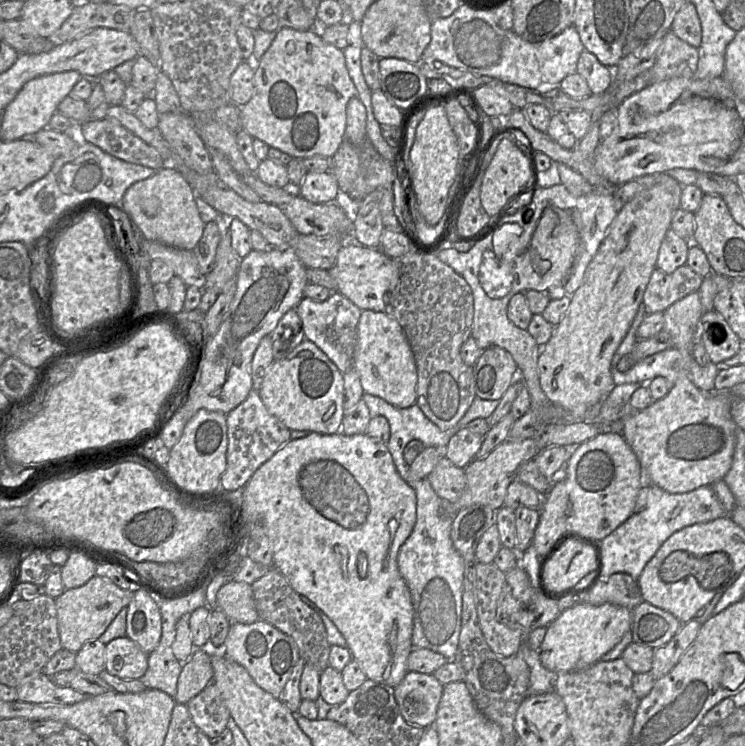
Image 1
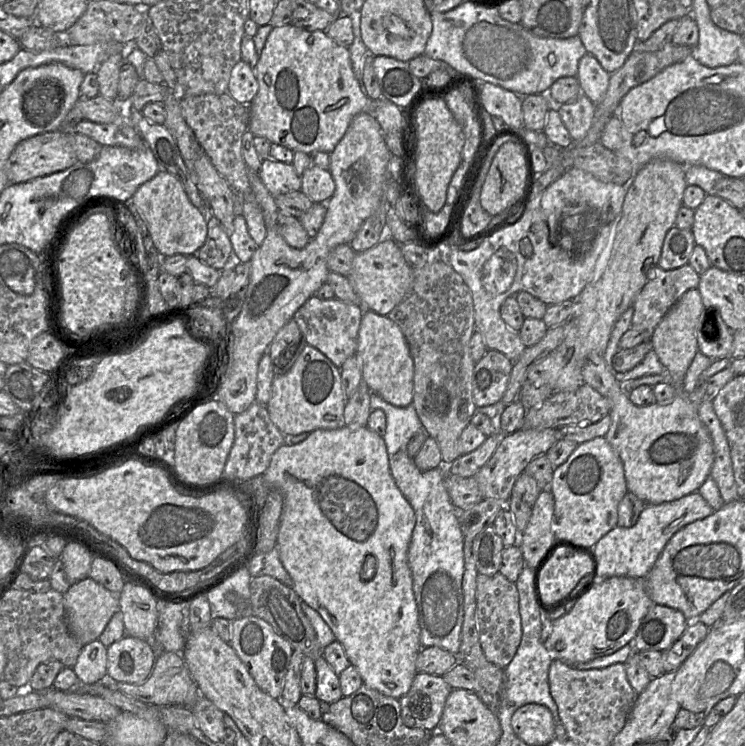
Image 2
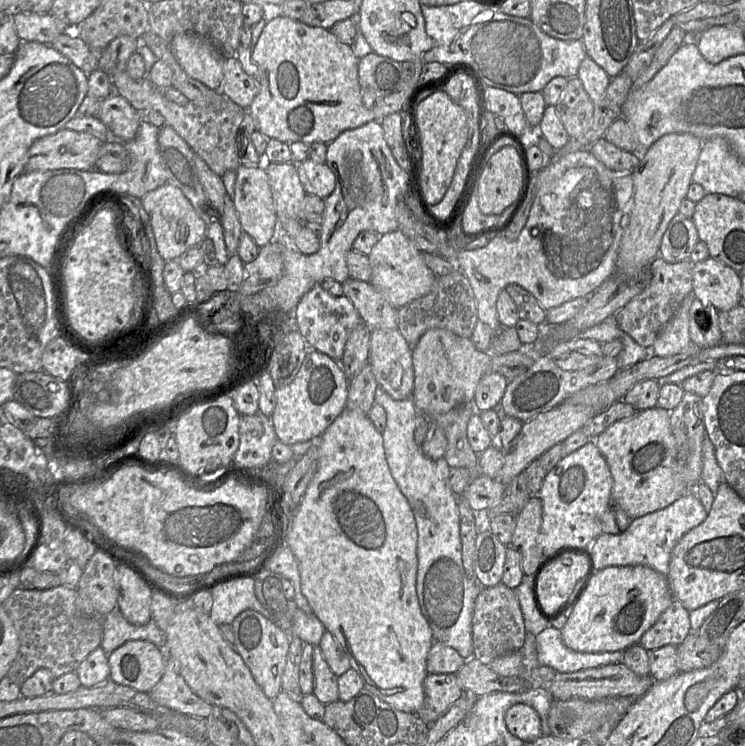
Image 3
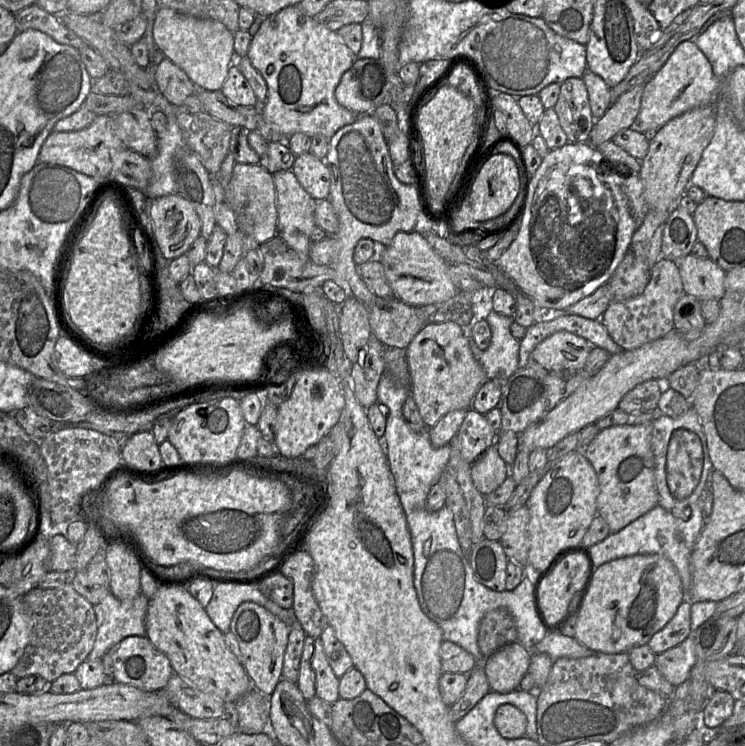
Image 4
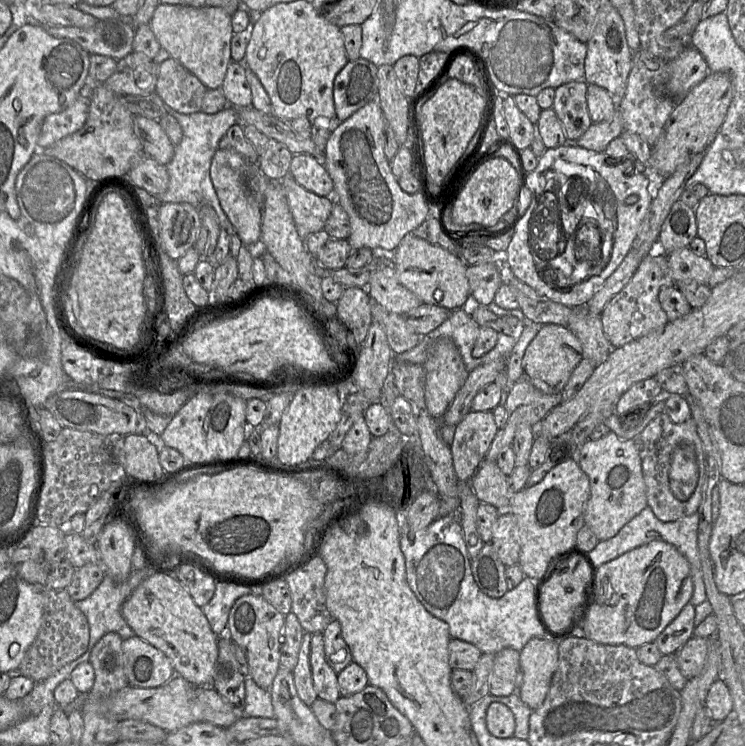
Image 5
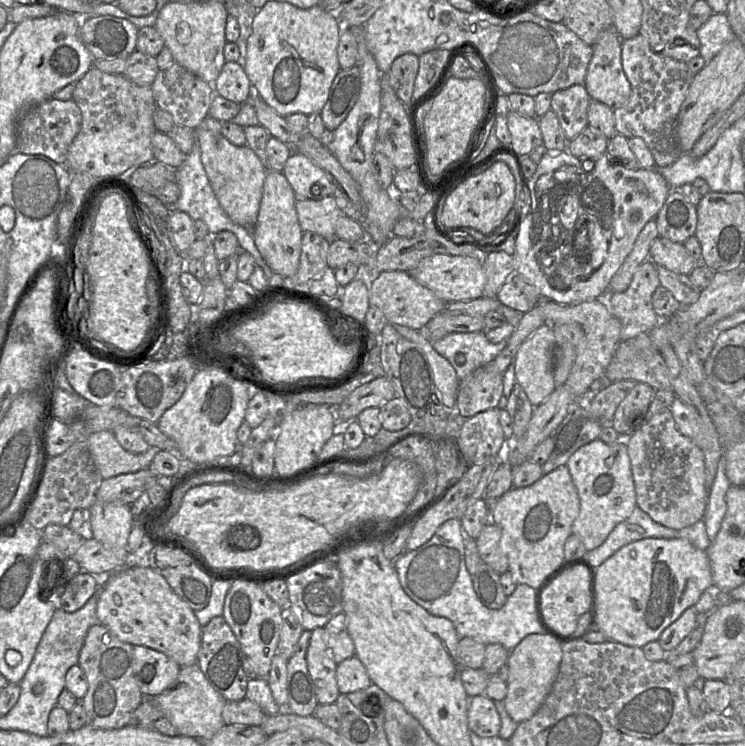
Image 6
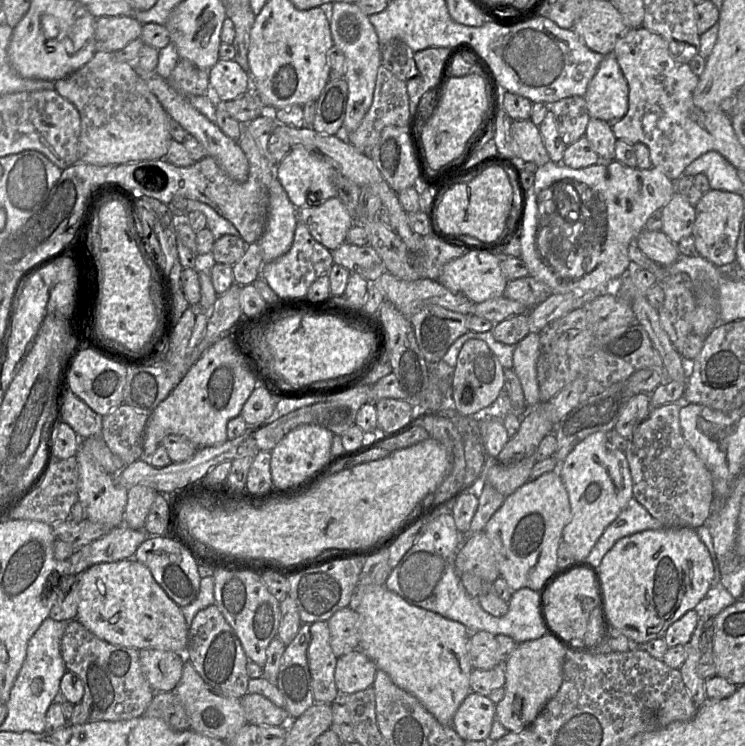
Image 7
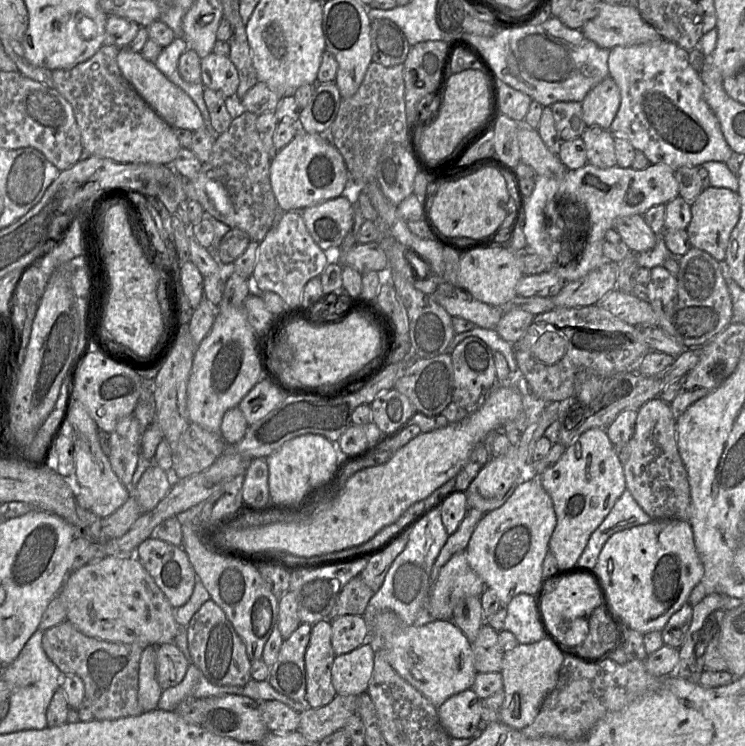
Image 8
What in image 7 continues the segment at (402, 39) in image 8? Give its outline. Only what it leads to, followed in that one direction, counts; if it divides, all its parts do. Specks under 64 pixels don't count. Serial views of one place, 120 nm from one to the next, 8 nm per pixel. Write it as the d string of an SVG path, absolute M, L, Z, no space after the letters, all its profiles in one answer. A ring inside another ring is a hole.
M400 39L381 44L381 65L405 82L417 74L413 56L414 51Z

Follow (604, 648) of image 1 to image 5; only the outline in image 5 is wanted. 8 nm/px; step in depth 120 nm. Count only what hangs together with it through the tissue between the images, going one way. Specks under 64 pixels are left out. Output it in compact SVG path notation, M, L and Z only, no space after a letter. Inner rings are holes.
M656 540L598 567L596 587L582 625L586 638L630 648L651 643L690 602L693 582L689 562L675 546Z

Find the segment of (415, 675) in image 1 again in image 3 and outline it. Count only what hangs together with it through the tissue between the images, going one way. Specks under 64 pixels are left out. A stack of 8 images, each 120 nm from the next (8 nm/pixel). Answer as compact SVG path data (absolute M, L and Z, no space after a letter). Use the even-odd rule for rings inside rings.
M456 673L428 674L424 680L424 703L417 717L431 725L464 693Z

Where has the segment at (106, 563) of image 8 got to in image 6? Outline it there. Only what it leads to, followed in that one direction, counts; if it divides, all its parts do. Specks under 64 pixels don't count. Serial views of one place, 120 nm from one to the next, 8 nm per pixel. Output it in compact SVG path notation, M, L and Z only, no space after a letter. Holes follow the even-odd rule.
M133 567L112 572L105 584L99 587L96 614L100 624L109 628L122 642L162 652L177 662L180 667L197 663L202 626L195 611L175 594L162 575L150 567Z

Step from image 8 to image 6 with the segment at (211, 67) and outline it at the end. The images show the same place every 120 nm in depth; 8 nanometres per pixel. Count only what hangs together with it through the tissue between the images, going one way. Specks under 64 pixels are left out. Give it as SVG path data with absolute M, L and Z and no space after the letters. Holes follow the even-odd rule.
M225 62L213 87L215 93L240 104L249 101L254 93L253 84L239 62Z

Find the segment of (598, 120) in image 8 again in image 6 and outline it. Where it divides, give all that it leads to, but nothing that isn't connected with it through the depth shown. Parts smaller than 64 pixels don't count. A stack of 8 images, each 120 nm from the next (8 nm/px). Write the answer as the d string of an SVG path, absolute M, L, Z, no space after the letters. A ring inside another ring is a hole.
M614 28L602 31L594 45L584 86L590 98L616 109L625 105L631 85L623 71L622 39Z

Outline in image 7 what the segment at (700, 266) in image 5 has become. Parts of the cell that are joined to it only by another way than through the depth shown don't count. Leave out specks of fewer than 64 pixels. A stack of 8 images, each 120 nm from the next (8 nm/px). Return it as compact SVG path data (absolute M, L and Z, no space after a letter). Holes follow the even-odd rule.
M643 229L635 240L639 249L651 260L661 266L674 263L680 256L677 243L660 231L648 231Z

